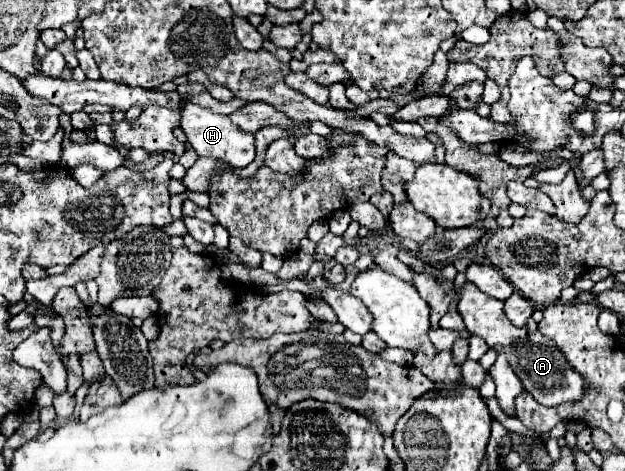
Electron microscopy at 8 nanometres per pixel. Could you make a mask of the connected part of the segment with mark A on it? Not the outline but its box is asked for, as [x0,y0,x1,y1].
[457,282,583,408]

